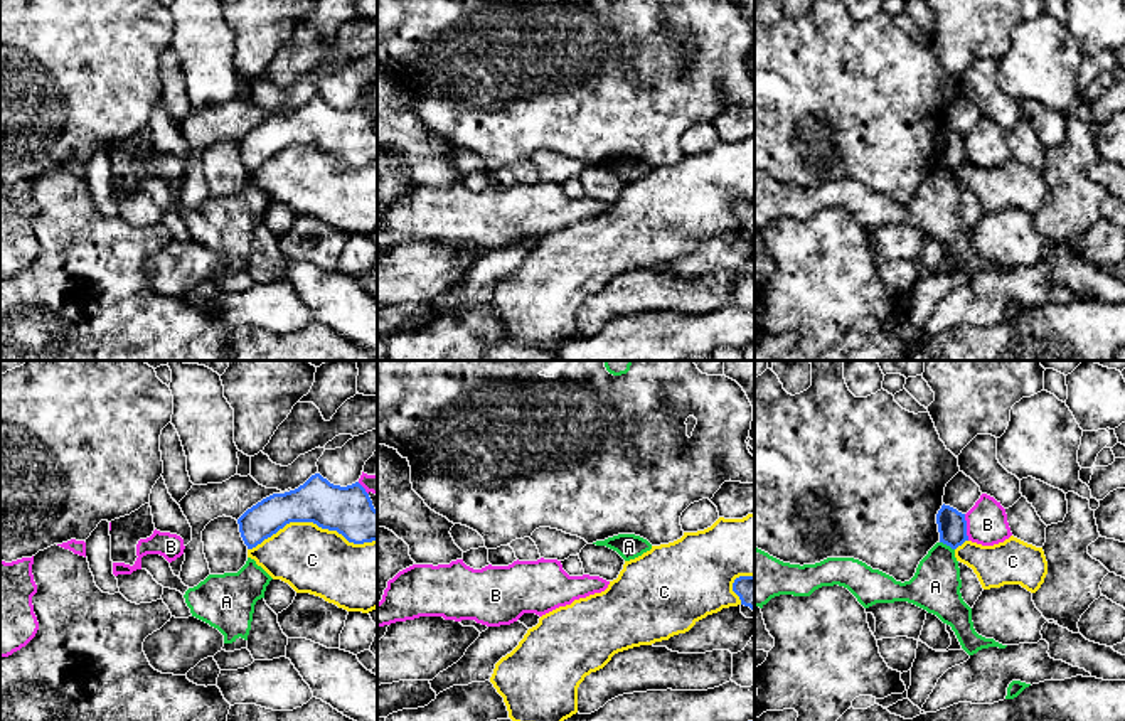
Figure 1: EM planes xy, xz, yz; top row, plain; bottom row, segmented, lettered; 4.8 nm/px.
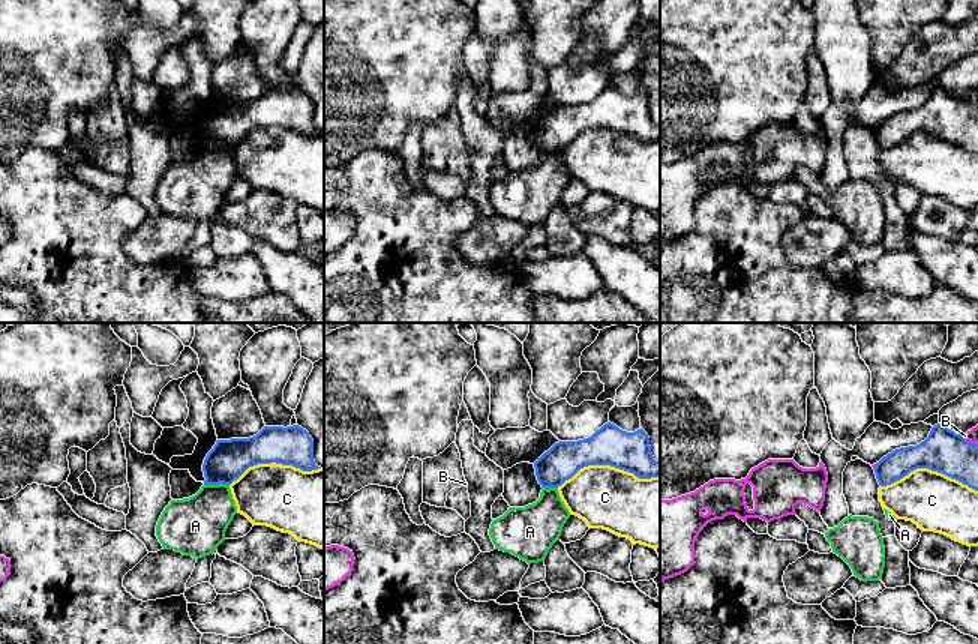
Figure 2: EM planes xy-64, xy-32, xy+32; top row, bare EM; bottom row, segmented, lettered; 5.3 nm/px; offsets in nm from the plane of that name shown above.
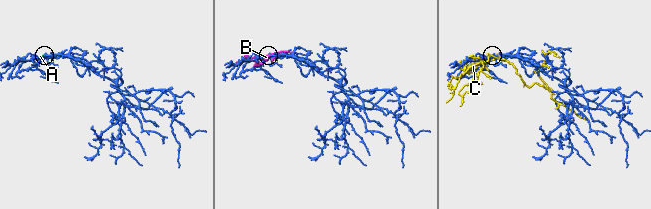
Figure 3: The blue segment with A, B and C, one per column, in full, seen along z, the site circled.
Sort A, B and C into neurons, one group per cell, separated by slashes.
A / B / C

